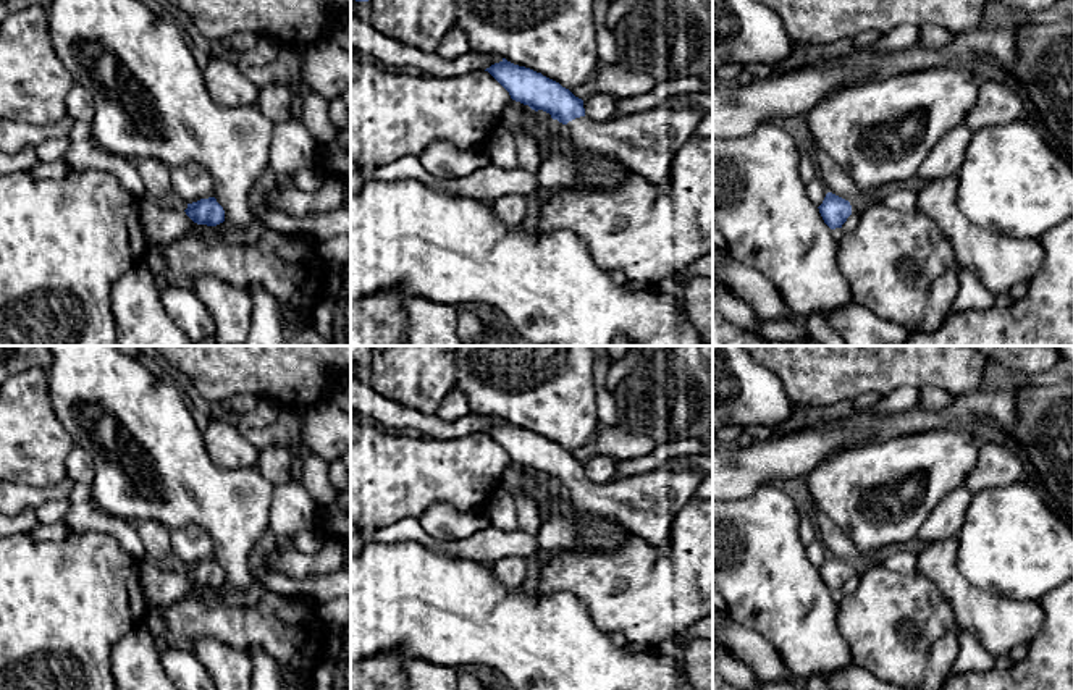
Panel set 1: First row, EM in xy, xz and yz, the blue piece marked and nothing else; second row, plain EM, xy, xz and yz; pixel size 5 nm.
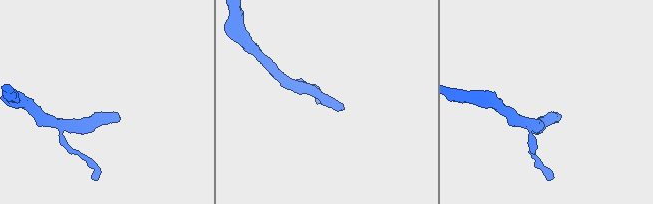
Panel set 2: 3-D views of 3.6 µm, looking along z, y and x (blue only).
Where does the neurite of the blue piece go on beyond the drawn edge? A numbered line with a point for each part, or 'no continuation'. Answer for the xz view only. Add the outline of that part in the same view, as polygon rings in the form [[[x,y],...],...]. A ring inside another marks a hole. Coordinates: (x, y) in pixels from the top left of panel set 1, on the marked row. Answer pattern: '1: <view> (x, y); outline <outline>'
1: xz (647, 143); outline [[[658,107],[601,123],[580,116],[564,131],[577,150],[612,157],[633,175],[666,184],[677,150],[693,136],[701,118],[696,110]]]

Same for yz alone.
1: yz (870, 197); outline [[[874,192],[865,194],[865,197],[860,202],[850,202],[852,212],[860,213],[868,204],[873,204],[873,202],[879,202]]]

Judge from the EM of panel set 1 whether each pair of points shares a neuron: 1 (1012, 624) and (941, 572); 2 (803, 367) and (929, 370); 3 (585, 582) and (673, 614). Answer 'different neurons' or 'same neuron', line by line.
1: same neuron
2: same neuron
3: same neuron

